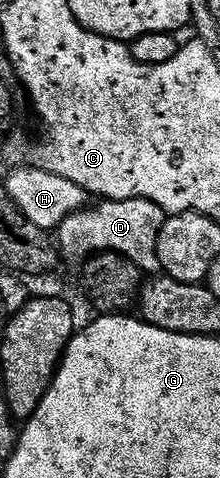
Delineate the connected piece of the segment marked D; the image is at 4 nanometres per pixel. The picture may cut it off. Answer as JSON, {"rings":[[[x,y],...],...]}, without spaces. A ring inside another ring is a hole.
{"rings":[[[103,200],[99,205],[74,212],[57,229],[57,247],[62,259],[86,261],[100,252],[115,252],[147,274],[160,271],[157,238],[168,213],[148,200]]]}

